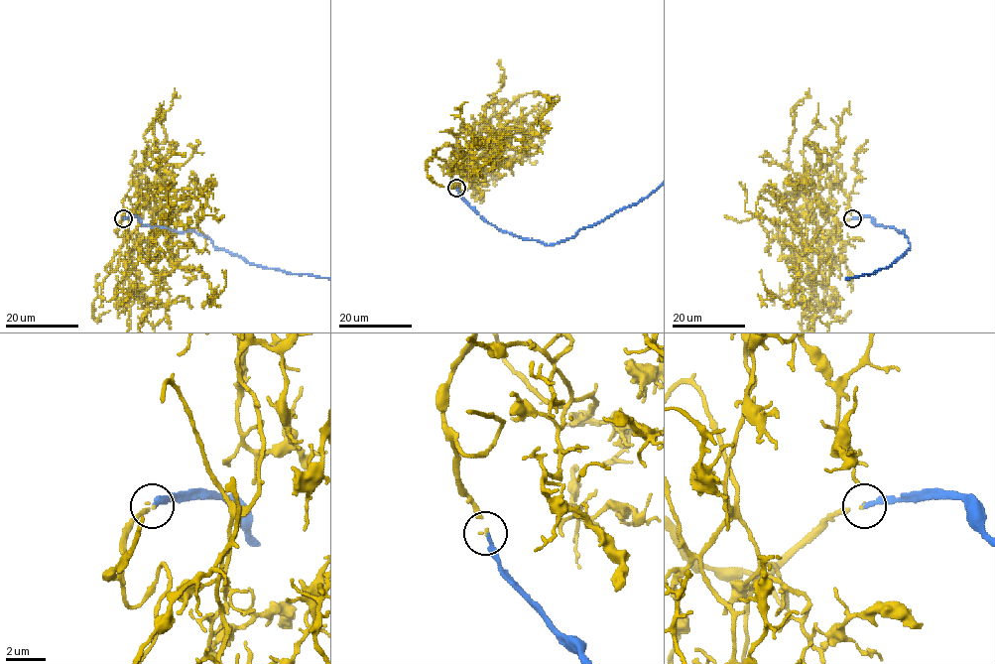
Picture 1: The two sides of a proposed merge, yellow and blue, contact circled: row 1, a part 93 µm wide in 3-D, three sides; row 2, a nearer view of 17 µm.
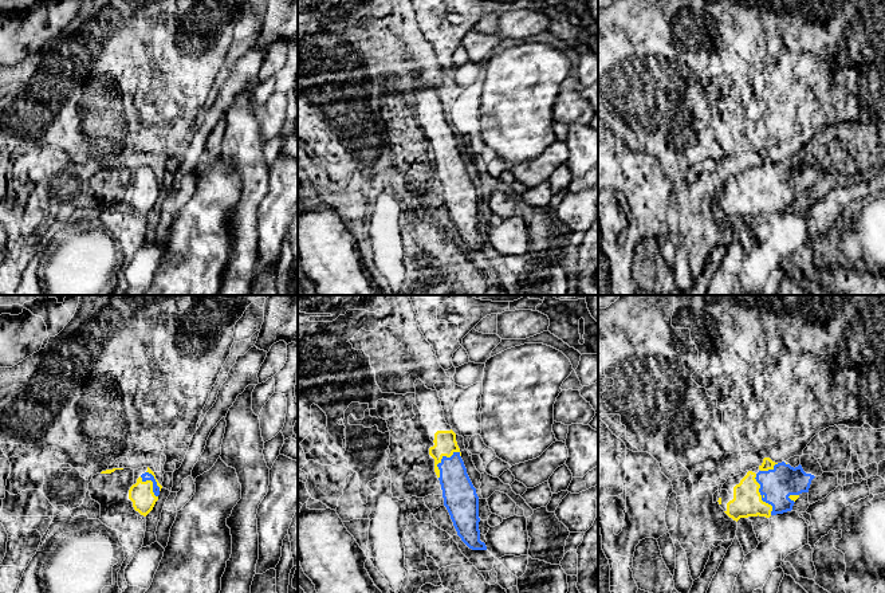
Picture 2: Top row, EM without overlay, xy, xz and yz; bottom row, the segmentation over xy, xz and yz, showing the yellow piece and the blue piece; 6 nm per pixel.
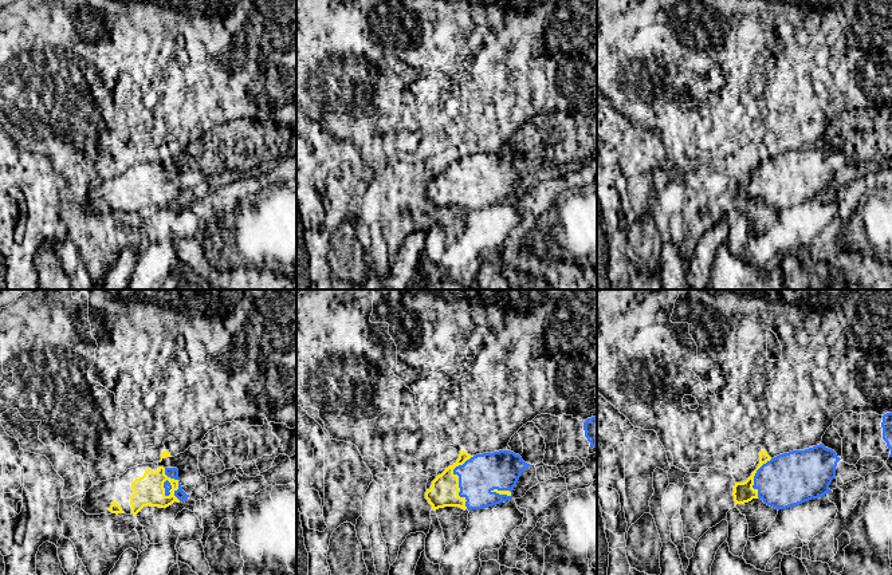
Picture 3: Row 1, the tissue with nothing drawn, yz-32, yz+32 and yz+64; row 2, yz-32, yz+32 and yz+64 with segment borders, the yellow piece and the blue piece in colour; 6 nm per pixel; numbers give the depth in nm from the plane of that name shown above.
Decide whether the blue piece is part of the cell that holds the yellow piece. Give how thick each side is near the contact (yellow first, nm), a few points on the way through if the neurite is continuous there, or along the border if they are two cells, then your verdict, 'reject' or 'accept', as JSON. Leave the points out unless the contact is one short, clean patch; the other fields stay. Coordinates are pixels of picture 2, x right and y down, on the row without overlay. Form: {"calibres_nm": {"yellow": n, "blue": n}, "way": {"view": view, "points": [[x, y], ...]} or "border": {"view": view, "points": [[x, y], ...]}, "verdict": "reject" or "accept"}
{"calibres_nm": {"yellow": 150, "blue": 50}, "verdict": "accept"}

